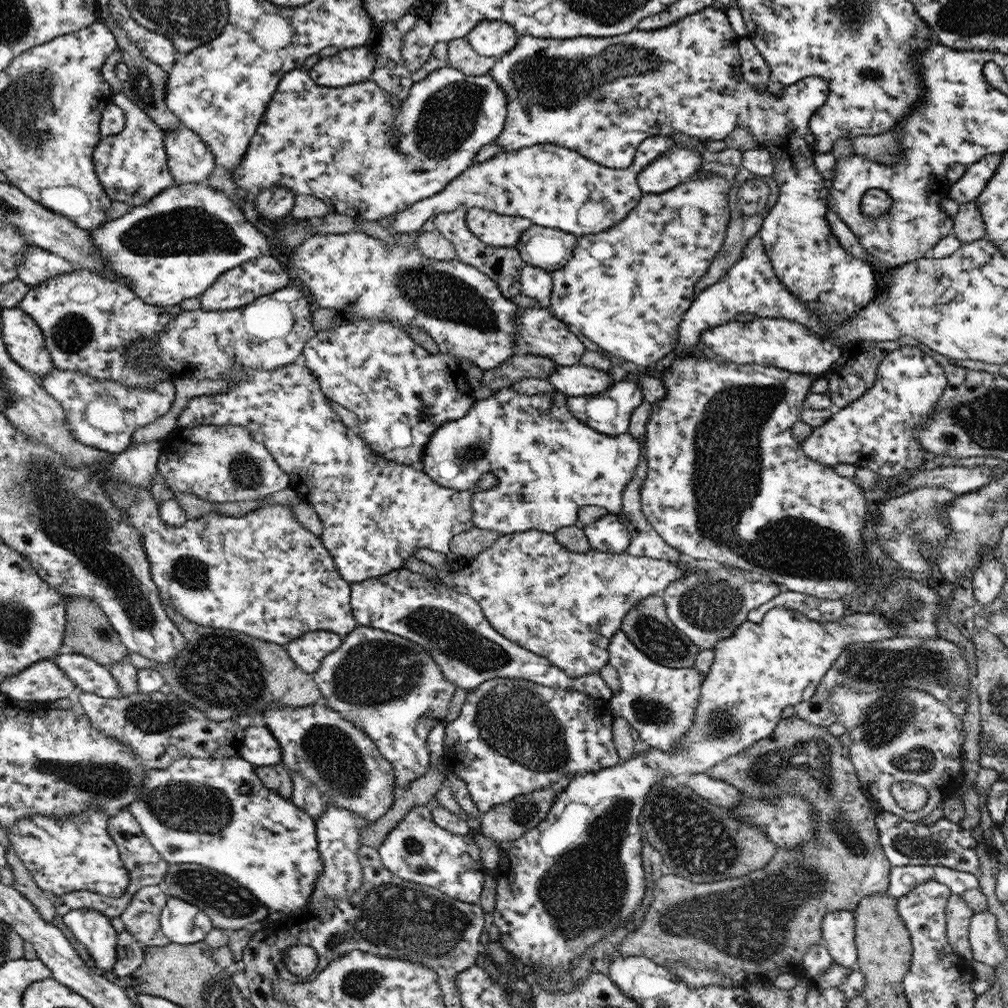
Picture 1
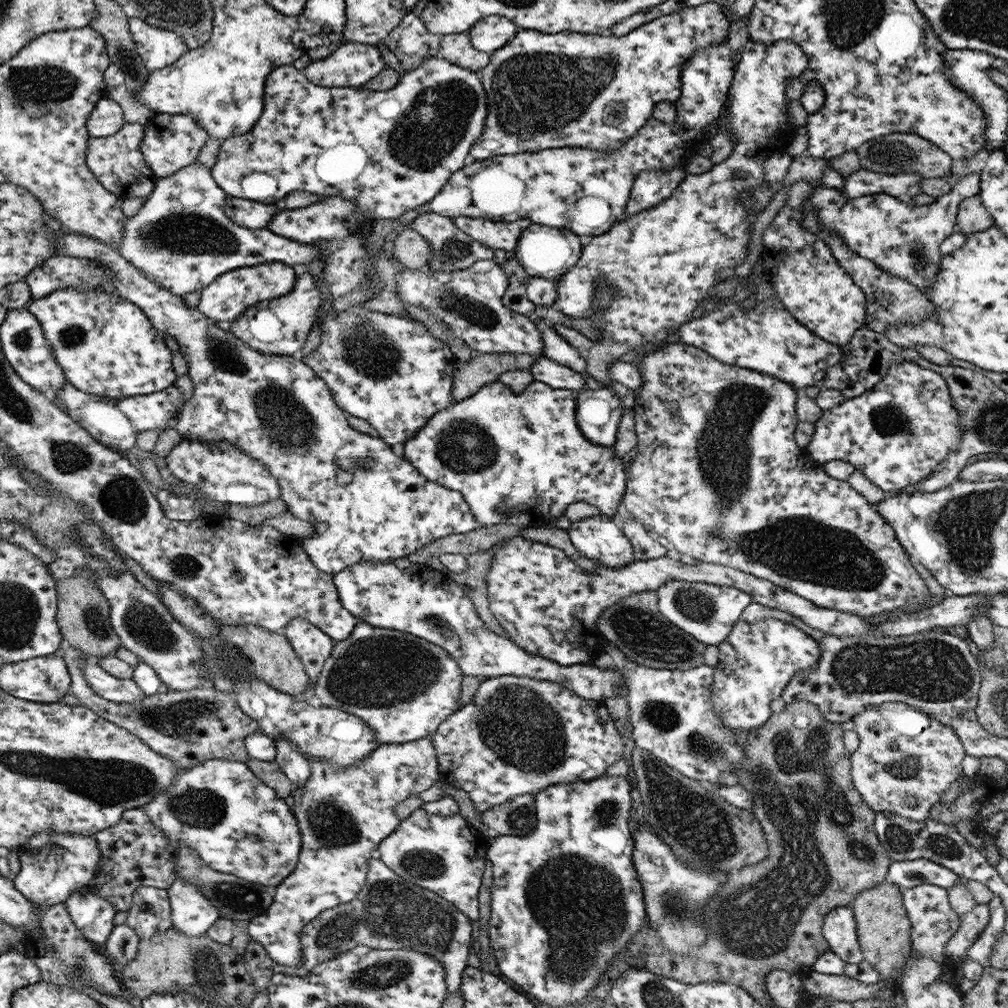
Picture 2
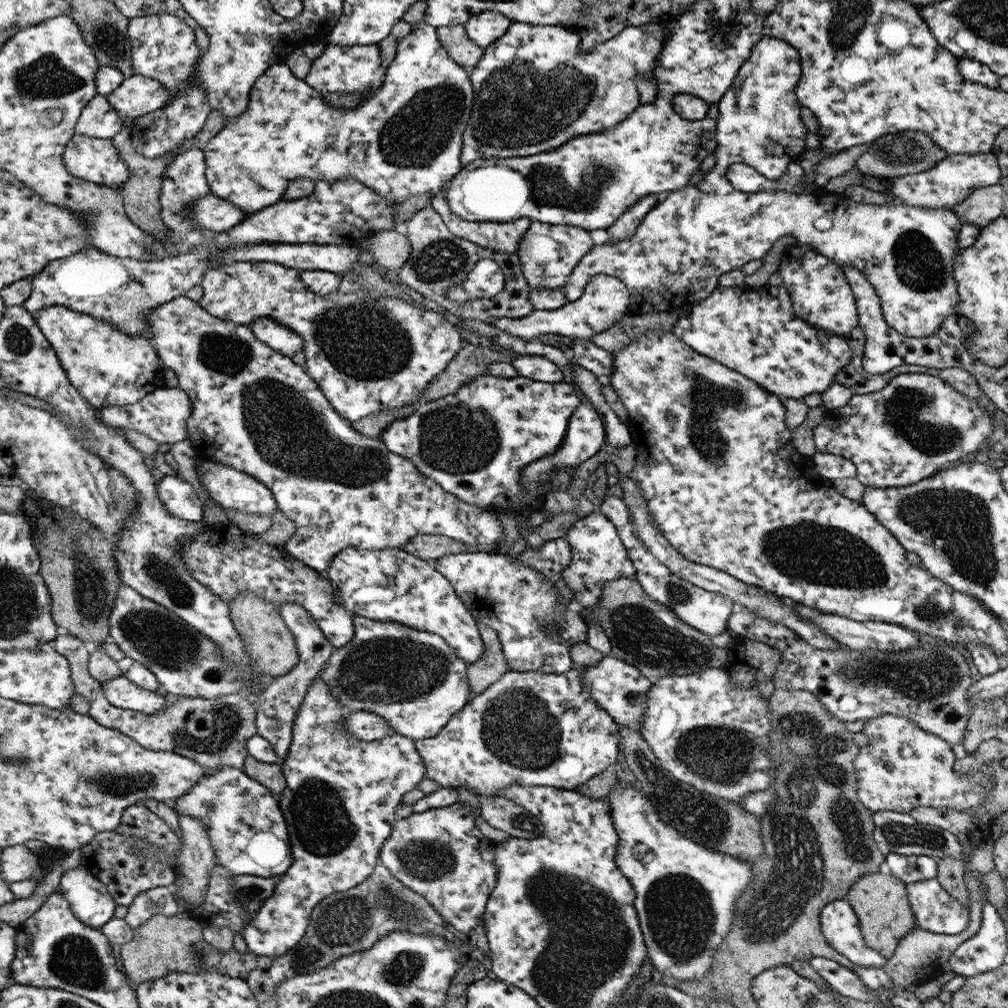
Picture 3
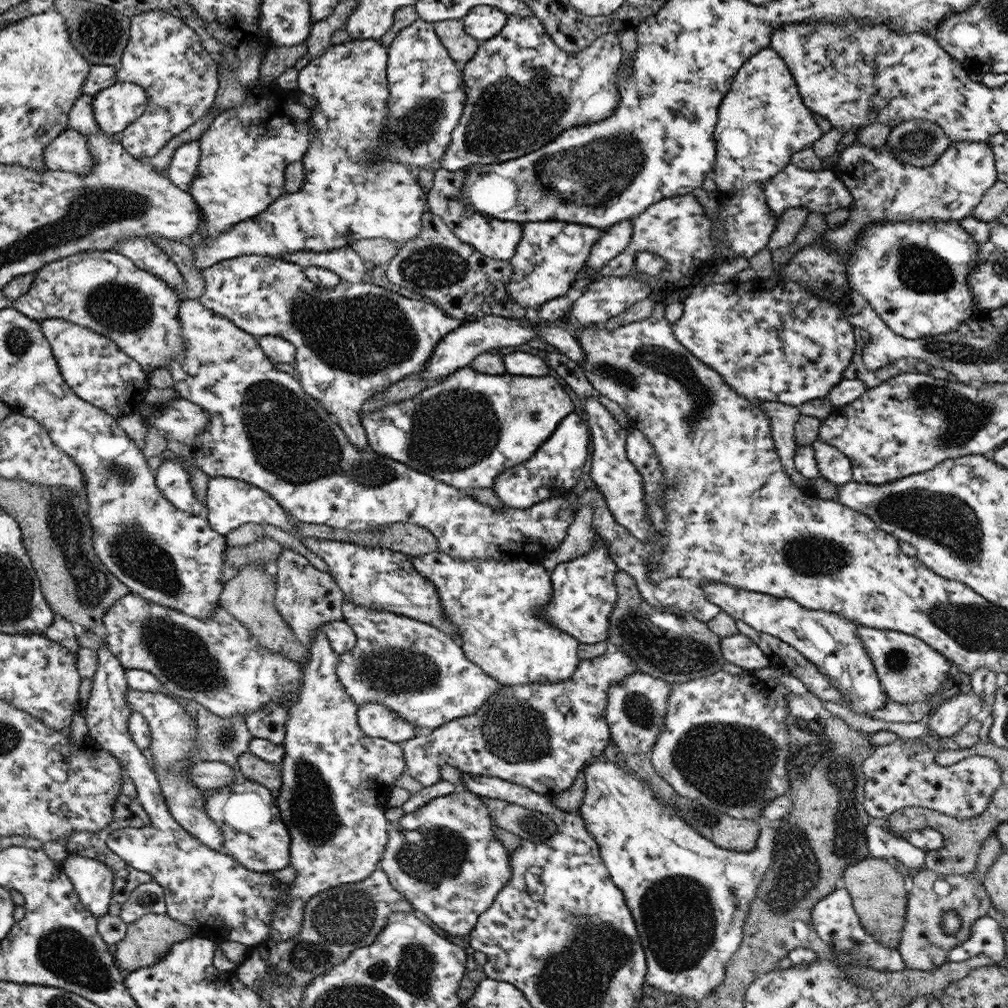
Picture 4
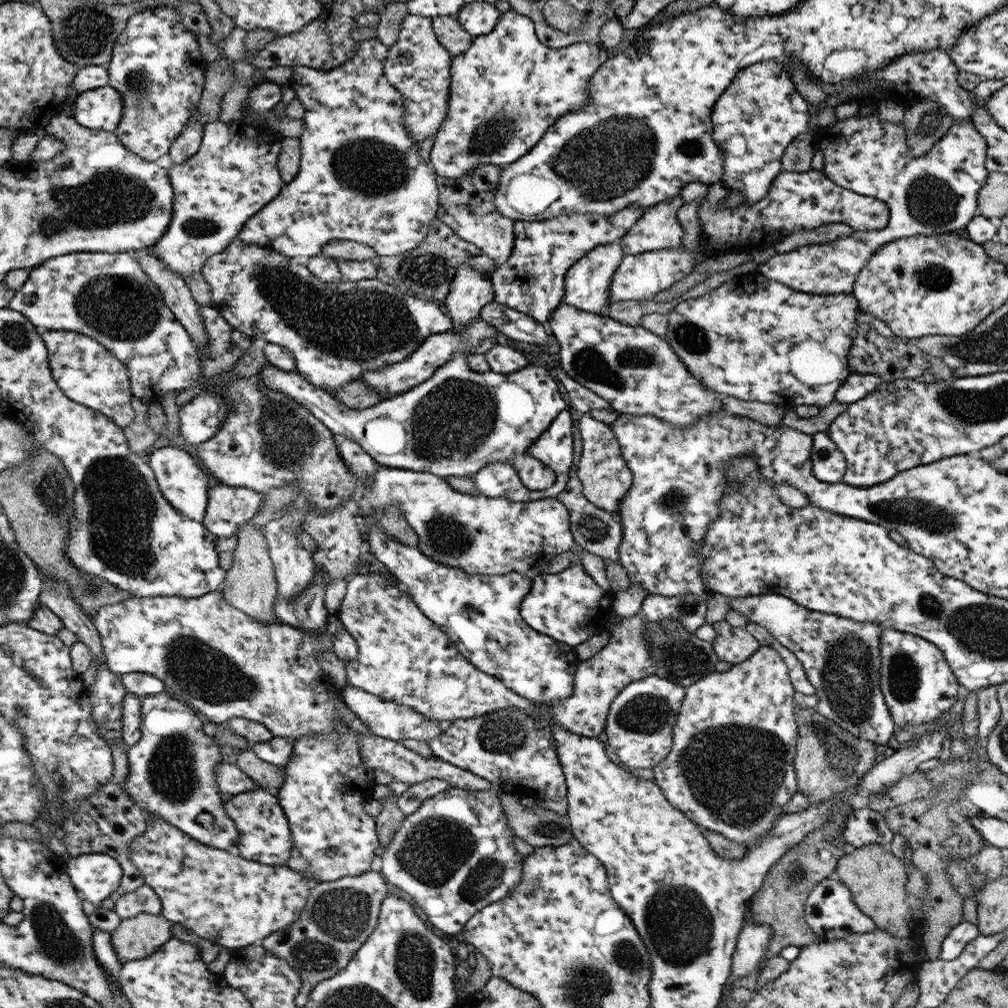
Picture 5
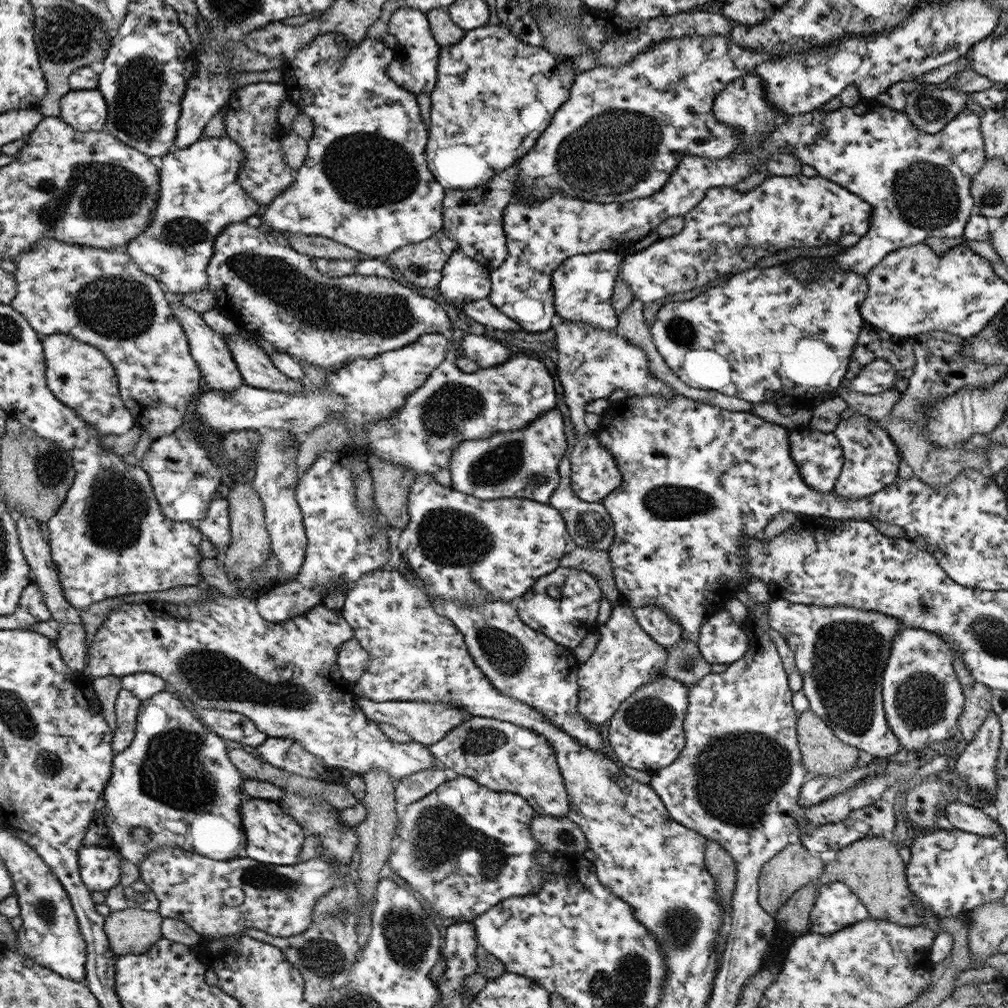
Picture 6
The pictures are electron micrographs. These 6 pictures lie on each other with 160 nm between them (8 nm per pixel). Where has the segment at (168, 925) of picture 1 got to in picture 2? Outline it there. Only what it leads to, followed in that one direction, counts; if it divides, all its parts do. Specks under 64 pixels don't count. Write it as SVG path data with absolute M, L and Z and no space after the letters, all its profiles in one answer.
M177 877L167 888L167 893L173 926L188 938L206 936L214 921L220 917L218 908L197 884Z

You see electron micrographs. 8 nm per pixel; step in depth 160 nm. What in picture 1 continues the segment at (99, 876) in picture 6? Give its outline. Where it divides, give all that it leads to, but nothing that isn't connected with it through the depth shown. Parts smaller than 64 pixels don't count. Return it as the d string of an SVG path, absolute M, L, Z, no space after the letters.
M81 908L68 911L63 916L63 922L74 933L74 936L78 937L80 942L88 948L88 952L91 952L91 955L96 959L97 967L103 973L113 972L118 934L110 923L111 919L94 909Z

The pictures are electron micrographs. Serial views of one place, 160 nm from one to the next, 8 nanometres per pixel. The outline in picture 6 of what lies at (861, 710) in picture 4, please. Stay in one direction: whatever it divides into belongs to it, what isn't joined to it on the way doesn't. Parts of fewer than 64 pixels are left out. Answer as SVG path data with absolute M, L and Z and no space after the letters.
M771 598L768 608L770 629L783 634L792 652L796 652L795 660L800 660L800 672L808 676L808 680L803 680L803 694L808 698L809 709L847 745L855 746L880 758L896 754L901 744L888 727L881 688L882 674L890 657L894 637L904 628L901 620L883 612L865 611L846 605L821 607L796 604L783 598Z

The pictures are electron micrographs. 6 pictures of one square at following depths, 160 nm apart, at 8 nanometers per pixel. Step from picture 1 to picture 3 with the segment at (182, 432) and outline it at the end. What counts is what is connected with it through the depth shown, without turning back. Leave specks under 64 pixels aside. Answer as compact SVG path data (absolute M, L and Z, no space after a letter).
M198 454L195 460L196 463L201 466L198 472L200 472L200 480L202 480L203 486L209 492L209 496L220 504L219 506L221 506L221 508L227 508L227 510L240 510L250 514L268 515L278 510L279 505L274 497L274 493L256 477L250 476L240 469L232 468L227 464L204 461L202 456Z

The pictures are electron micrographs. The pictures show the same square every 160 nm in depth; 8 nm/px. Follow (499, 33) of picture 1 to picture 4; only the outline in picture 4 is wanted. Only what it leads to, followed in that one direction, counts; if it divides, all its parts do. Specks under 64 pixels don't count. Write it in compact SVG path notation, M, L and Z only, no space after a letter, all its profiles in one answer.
M480 5L468 11L461 21L465 31L476 40L485 41L495 37L507 24L507 13L500 9Z

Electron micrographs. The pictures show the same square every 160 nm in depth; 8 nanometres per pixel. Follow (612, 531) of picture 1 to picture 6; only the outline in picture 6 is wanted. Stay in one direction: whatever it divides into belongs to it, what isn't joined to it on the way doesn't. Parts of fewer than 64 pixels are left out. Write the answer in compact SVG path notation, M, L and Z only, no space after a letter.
M559 566L512 602L526 626L551 637L566 648L575 649L588 634L598 632L596 617L603 595L602 587L591 573L584 569Z

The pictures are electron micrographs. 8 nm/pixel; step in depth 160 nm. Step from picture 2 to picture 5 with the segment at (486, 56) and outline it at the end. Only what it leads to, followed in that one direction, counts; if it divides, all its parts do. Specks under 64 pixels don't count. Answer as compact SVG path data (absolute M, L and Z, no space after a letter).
M437 16L434 20L434 31L444 48L455 57L466 52L473 41L473 36L462 28L455 16Z

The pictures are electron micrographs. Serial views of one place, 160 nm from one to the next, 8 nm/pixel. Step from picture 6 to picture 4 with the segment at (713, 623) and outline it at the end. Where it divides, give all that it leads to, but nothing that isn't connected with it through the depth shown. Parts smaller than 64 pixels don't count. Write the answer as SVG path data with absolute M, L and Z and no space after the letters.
M739 632L723 638L722 650L726 661L746 671L762 670L772 664L772 660L751 637Z

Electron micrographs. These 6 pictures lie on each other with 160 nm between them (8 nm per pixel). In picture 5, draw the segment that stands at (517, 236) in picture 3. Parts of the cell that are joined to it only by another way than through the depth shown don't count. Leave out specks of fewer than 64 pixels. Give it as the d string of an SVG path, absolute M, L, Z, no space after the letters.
M479 165L470 175L460 179L446 179L437 176L439 186L439 212L437 218L453 228L463 240L479 246L495 264L501 265L514 254L516 234L510 217L498 212L494 199L500 184L500 170L497 165Z

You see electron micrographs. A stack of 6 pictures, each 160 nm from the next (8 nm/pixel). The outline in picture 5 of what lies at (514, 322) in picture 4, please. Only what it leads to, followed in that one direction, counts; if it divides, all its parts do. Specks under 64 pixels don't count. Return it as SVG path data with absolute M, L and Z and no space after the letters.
M482 318L470 321L461 332L440 332L432 334L423 340L418 350L414 351L406 360L391 364L389 367L382 367L373 371L364 371L359 376L359 381L366 386L371 386L377 394L389 394L392 397L396 394L403 394L419 386L421 382L428 380L443 364L451 360L455 352L470 354L472 349L482 344L482 340L492 338L496 329L488 325Z

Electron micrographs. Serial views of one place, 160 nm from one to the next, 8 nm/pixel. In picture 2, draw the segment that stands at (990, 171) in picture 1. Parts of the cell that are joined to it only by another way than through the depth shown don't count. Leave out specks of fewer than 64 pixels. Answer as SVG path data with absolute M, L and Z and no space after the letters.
M968 174L952 186L949 194L928 206L904 204L888 194L874 194L848 200L841 191L818 187L809 197L811 209L818 213L819 226L840 234L852 253L876 263L881 270L905 278L922 293L935 283L943 254L940 245L954 232L960 202L980 194L980 174Z

